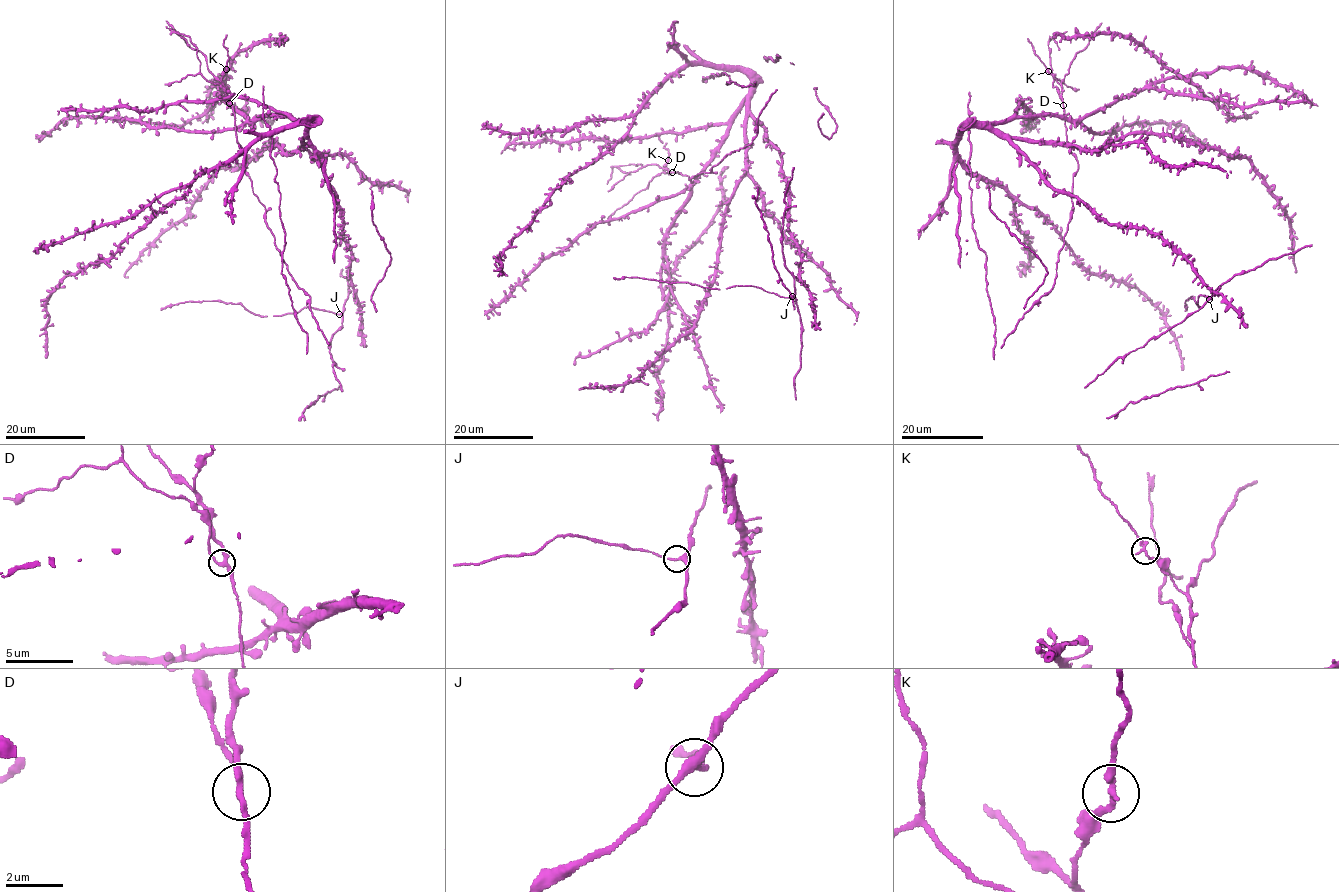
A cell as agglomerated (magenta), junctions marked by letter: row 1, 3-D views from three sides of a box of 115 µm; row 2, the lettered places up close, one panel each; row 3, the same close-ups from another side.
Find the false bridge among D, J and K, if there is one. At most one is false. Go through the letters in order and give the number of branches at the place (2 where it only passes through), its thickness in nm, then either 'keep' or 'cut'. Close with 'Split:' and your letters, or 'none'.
D: branches 3; calibre 200 nm; cut
J: branches 3; calibre 280 nm; keep
K: branches 2; calibre 200 nm; keep
Split: D

